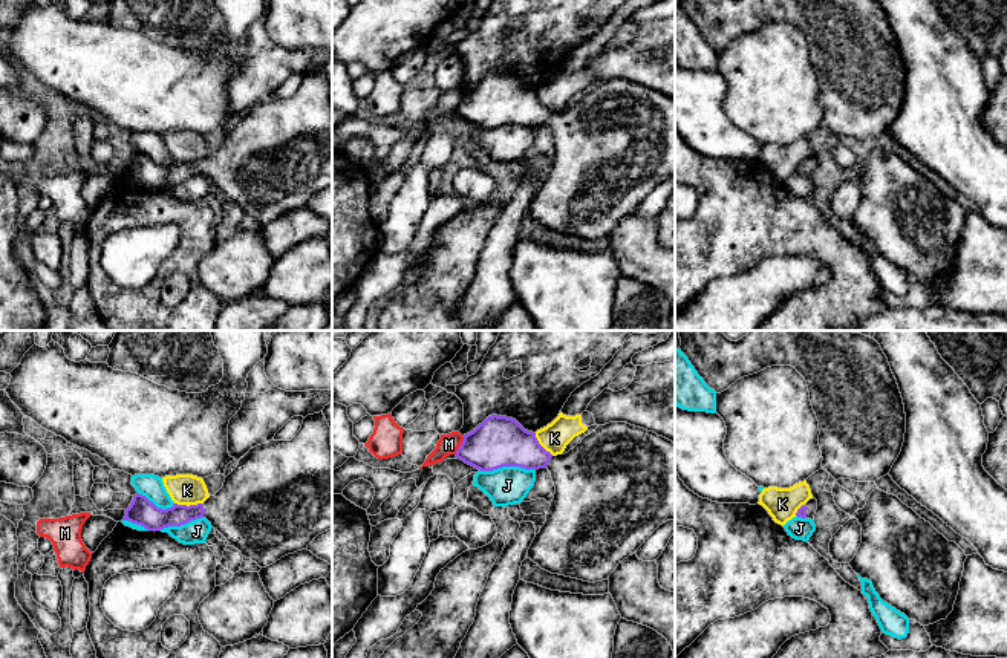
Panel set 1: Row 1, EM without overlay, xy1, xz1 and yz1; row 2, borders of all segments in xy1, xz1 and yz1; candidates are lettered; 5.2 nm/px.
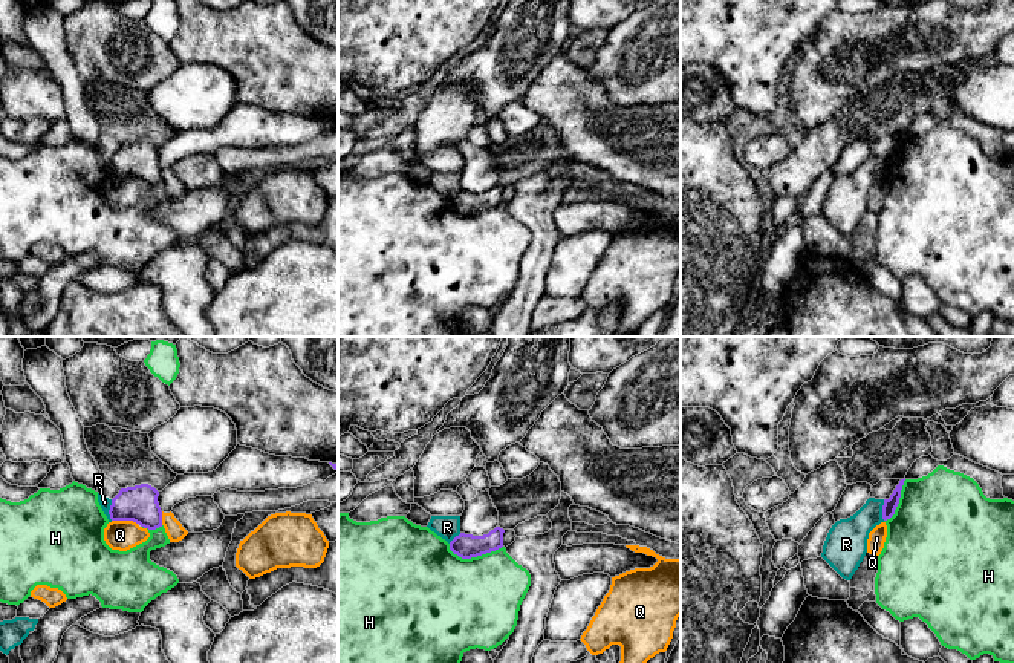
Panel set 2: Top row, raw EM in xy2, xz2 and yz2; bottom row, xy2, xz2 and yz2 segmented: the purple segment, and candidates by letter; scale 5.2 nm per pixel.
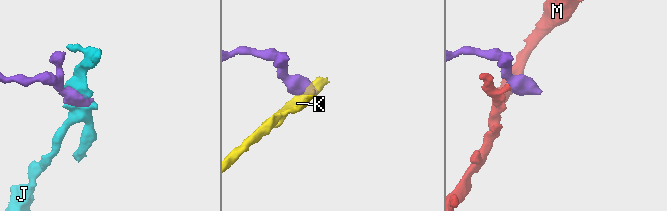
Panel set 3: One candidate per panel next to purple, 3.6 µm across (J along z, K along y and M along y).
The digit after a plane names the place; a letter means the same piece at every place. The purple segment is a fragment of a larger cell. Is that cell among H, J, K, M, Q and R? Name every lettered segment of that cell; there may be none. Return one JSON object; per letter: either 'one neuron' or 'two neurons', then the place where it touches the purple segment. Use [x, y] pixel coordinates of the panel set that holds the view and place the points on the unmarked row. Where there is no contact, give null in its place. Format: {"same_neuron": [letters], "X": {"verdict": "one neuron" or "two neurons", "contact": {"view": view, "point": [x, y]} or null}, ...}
{"same_neuron": [], "H": {"verdict": "two neurons", "contact": {"view": "xz2", "point": [474, 213]}}, "J": {"verdict": "two neurons", "contact": {"view": "xz1", "point": [507, 123]}}, "K": {"verdict": "two neurons", "contact": {"view": "xy1", "point": [190, 162]}}, "M": {"verdict": "two neurons", "contact": {"view": "xz1", "point": [461, 103]}}, "Q": {"verdict": "two neurons", "contact": {"view": "xy2", "point": [124, 176]}}, "R": {"verdict": "two neurons", "contact": {"view": "xy2", "point": [109, 167]}}}

